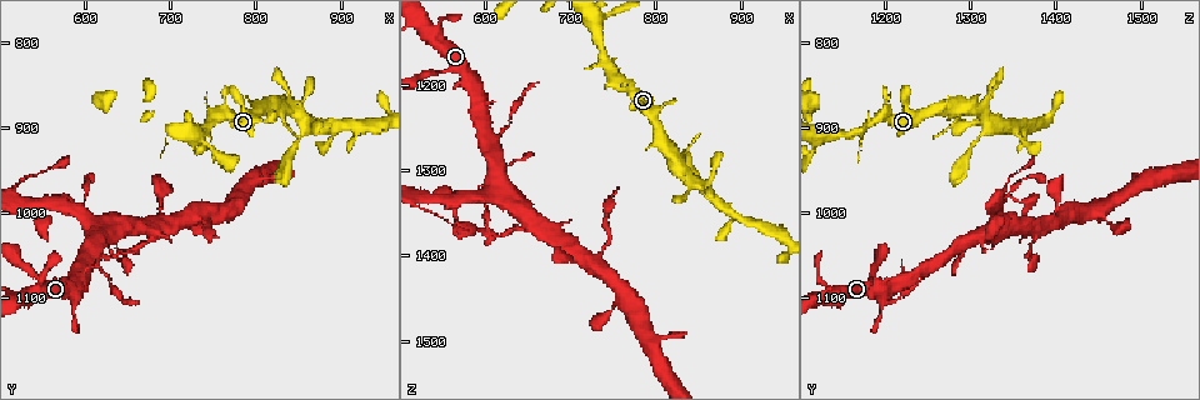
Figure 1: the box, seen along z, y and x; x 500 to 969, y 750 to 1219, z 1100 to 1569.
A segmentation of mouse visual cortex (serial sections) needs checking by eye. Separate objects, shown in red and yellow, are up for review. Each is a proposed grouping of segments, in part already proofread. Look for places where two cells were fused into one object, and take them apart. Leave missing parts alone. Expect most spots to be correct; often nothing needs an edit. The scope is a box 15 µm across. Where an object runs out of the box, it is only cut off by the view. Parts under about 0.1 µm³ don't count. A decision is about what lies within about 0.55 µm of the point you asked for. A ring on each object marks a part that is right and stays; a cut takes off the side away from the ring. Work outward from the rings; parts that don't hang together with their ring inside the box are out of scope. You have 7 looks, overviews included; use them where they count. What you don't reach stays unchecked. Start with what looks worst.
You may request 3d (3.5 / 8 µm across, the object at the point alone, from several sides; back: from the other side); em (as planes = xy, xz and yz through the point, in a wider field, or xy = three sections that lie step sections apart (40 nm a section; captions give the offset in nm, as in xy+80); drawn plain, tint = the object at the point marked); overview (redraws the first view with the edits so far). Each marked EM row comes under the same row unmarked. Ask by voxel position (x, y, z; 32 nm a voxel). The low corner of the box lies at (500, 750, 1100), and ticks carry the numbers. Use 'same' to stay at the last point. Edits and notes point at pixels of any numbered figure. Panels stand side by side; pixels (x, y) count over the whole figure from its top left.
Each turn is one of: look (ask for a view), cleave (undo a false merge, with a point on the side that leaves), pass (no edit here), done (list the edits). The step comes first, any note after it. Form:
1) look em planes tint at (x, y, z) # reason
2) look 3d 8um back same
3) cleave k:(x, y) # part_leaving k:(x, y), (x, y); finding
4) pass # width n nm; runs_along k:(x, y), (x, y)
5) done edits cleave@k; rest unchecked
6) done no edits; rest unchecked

look 3d 8um at (680, 1030, 1375) # thin arm on a thick one

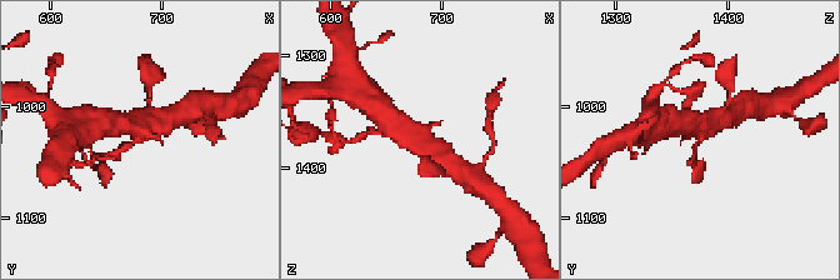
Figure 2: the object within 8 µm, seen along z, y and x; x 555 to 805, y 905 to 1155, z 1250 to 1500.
look em xy step 2 tint at (678, 1034, 1376) # arms 3; arm_widths 150, 500, 500 nm

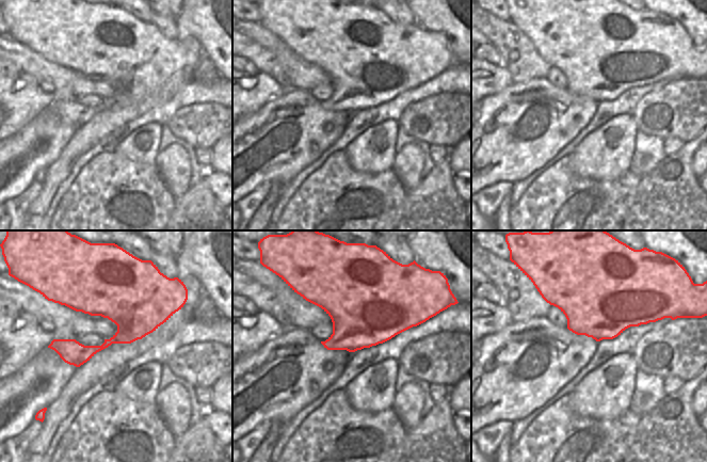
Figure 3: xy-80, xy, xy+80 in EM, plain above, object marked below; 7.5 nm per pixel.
pass # runs_along 2:(120, 124), (139, 139), (105, 154); all the same cell

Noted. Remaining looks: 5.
look 3d 3.5um at (890, 900, 1350) # sharp bend

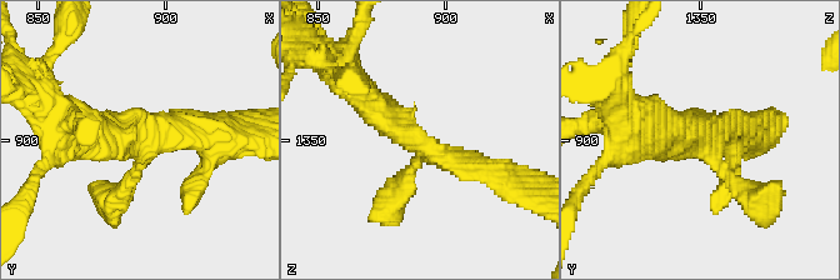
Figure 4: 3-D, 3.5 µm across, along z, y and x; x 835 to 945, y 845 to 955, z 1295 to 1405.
look em xy step 2 tint at (888, 897, 1350)

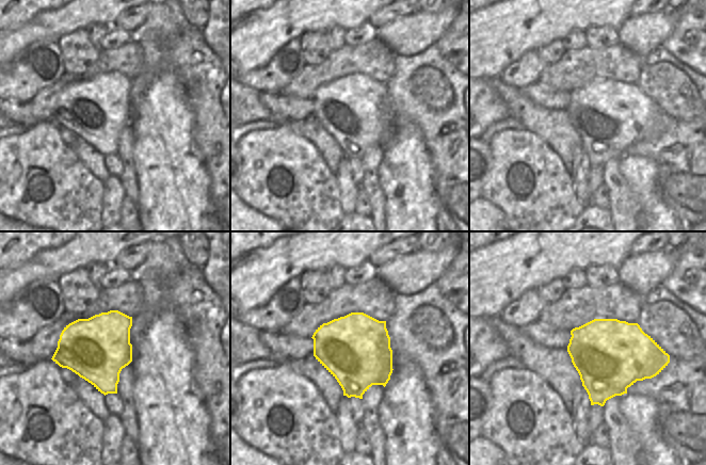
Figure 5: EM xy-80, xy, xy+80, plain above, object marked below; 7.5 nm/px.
pass # runs_along 4:(353, 84), (414, 141), (490, 173); one cell here

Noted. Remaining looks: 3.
look 3d 3.5um at (545, 990, 1330)

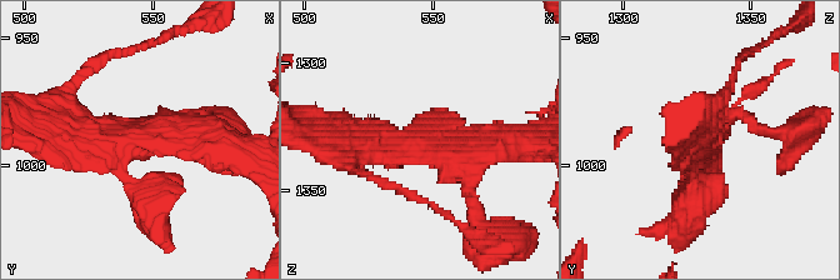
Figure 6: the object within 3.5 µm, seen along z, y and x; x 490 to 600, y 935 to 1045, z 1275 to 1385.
look em planes tint at (540, 992, 1334) # arms 3; arm_widths 300, 300, 350 nm

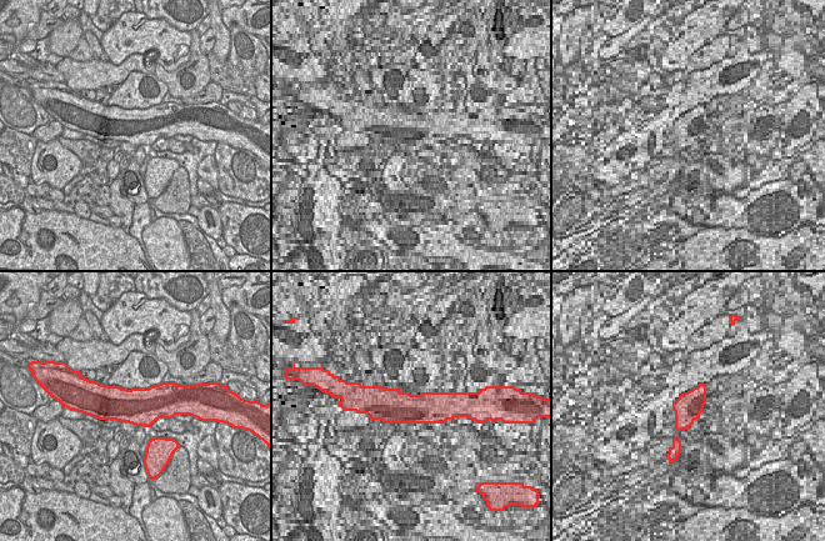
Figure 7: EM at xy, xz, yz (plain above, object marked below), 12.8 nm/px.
pass # width 480 nm; runs_along 6:(214, 141), (95, 141), (73, 99); one cell here

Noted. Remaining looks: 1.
done no edits; rest unchecked

